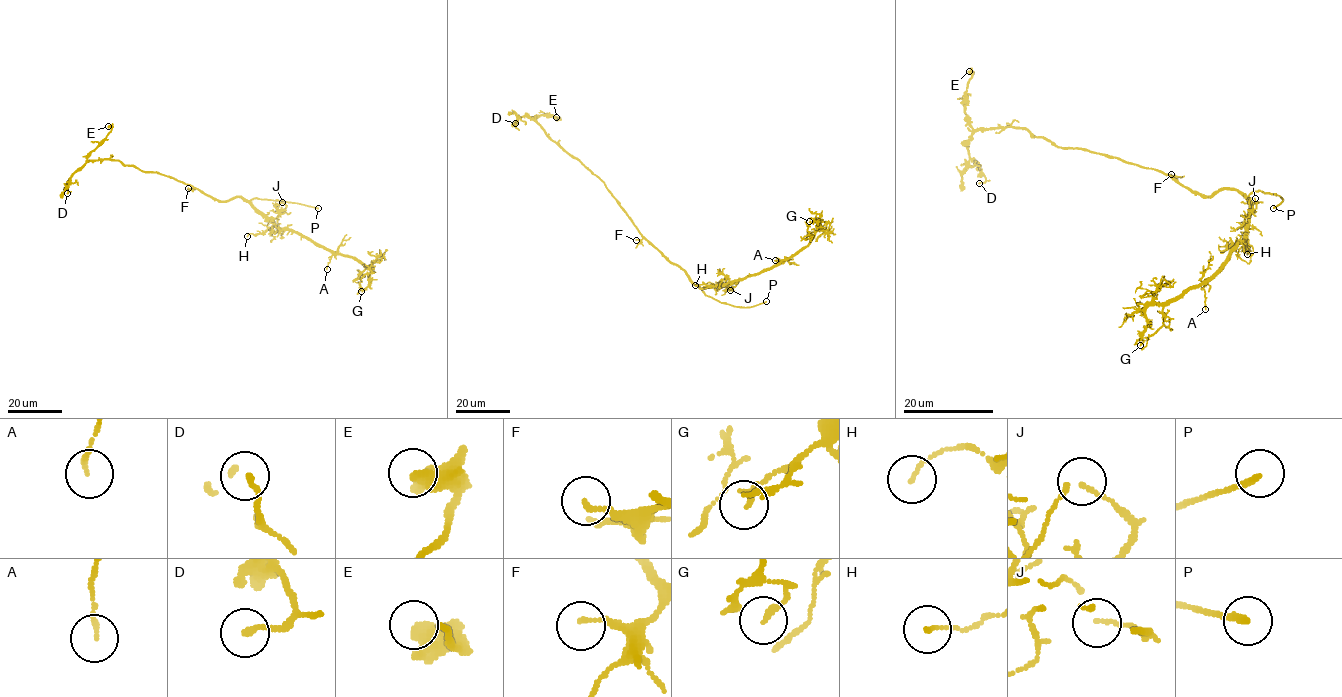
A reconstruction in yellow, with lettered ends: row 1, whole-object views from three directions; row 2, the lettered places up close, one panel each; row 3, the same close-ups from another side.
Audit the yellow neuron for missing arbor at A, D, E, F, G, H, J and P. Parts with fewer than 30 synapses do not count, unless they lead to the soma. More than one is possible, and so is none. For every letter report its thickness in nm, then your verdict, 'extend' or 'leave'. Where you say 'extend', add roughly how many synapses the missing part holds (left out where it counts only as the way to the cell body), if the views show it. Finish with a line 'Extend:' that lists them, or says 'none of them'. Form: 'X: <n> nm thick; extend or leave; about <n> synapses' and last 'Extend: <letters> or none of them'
A: 130 nm thick; leave
D: 160 nm thick; leave
E: 500 nm thick; leave
F: 140 nm thick; leave
G: 160 nm thick; leave
H: 100 nm thick; leave
J: 110 nm thick; leave
P: 200 nm thick; extend
Extend: P

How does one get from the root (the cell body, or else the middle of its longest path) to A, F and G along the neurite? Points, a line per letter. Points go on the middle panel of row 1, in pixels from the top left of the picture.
A: (663, 255), (701, 288), (741, 280), (781, 261), (775, 260)
F: (663, 255), (643, 238), (636, 240)
G: (663, 255), (701, 288), (724, 285), (758, 274), (802, 250), (819, 225), (809, 221)

